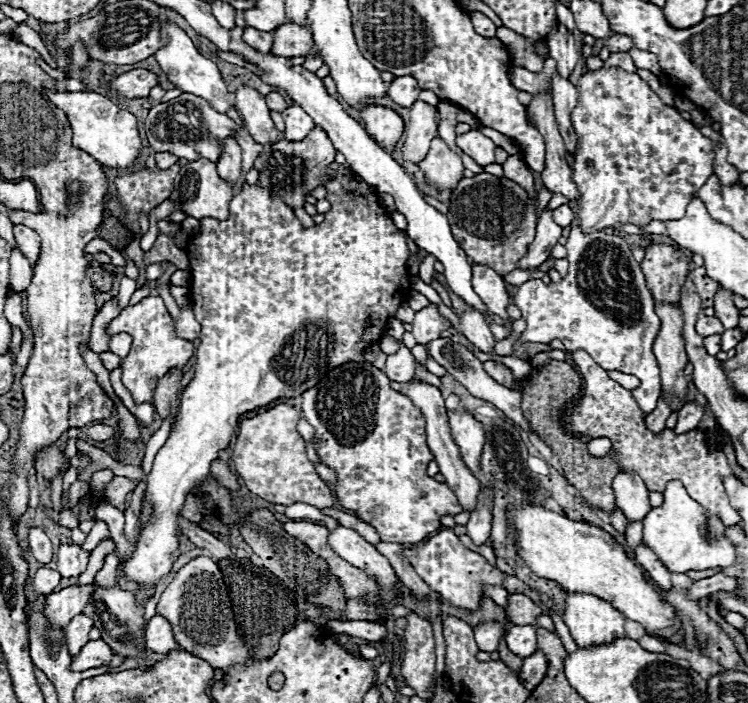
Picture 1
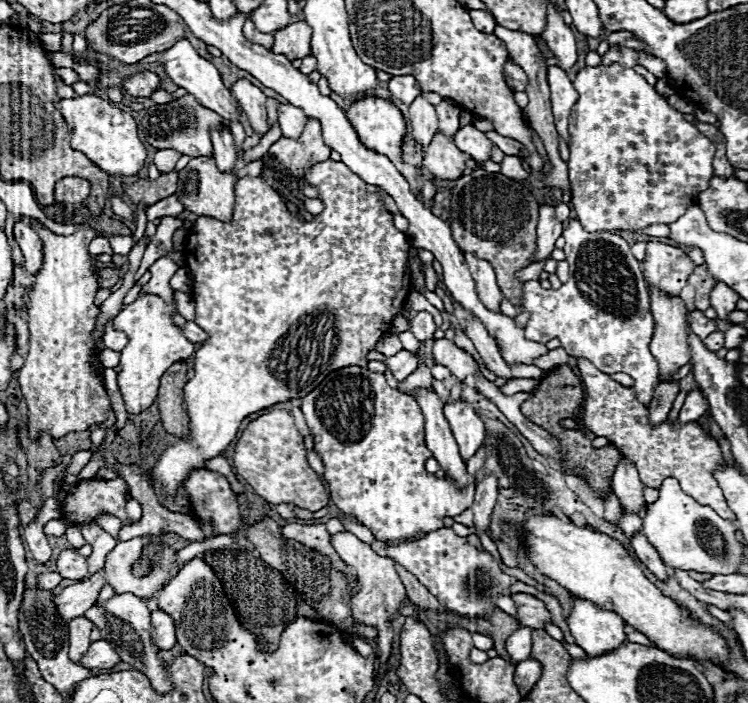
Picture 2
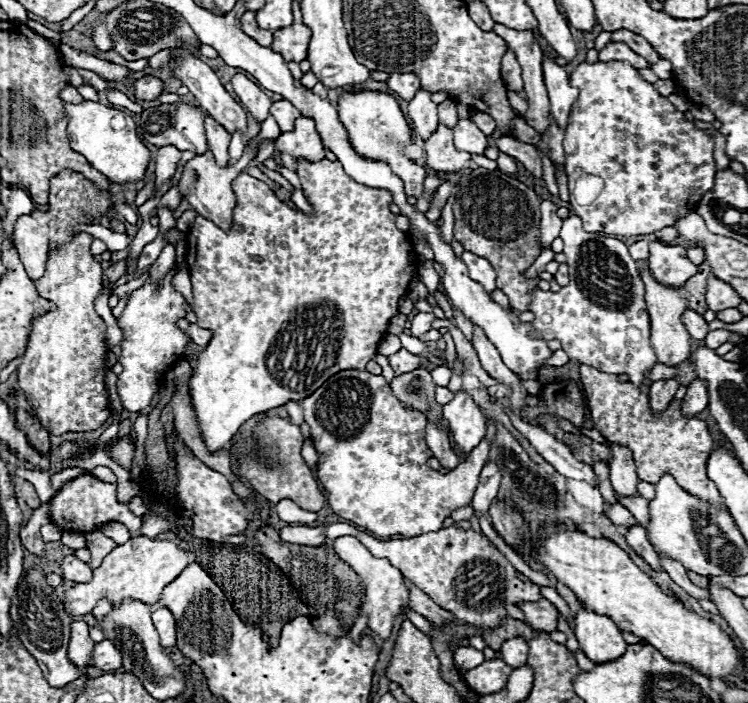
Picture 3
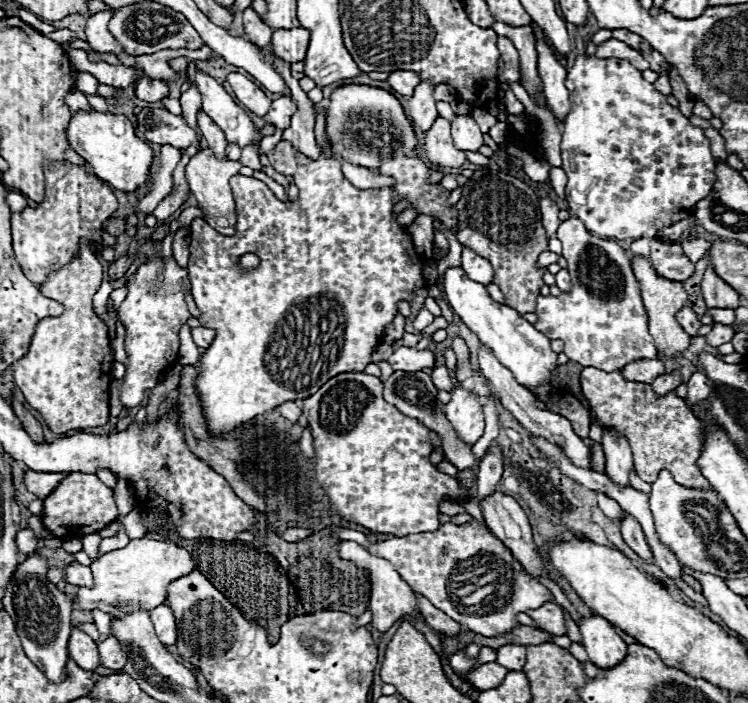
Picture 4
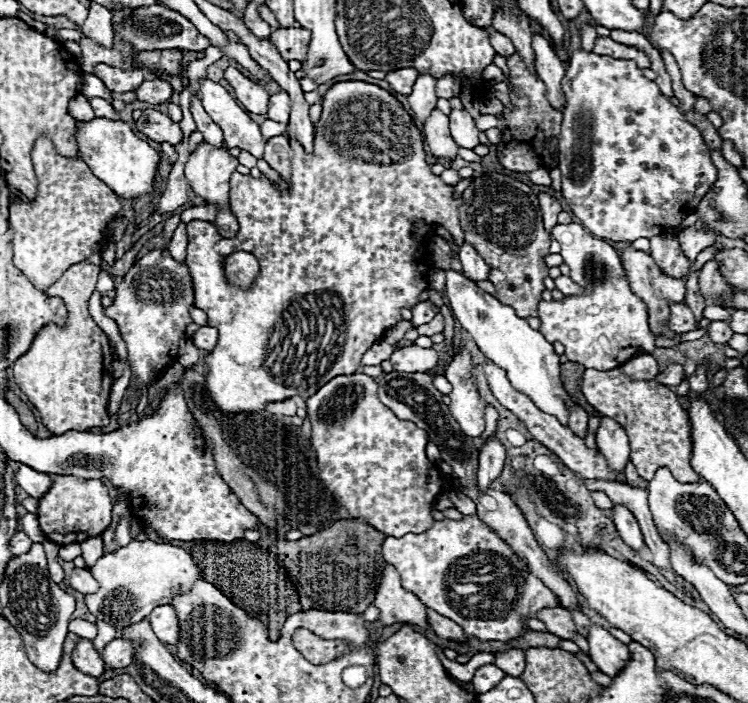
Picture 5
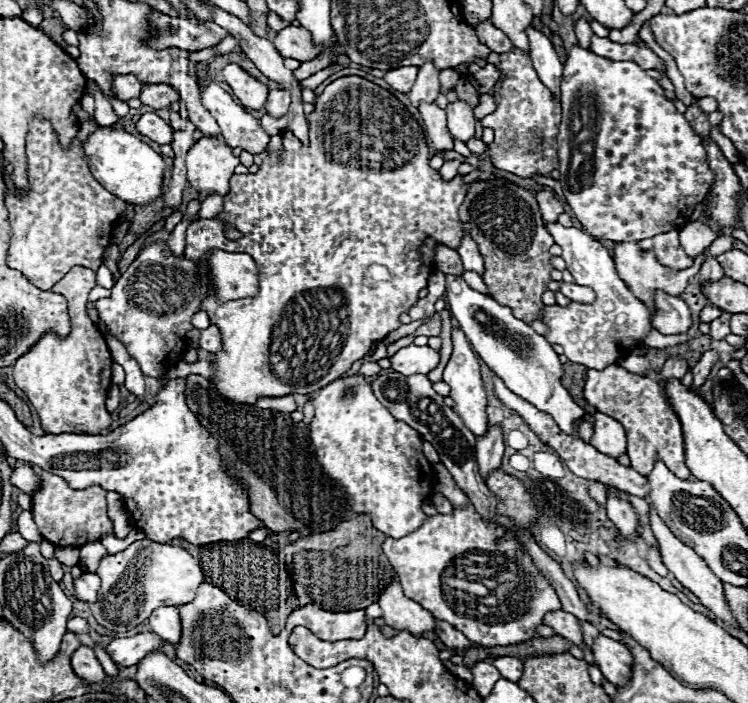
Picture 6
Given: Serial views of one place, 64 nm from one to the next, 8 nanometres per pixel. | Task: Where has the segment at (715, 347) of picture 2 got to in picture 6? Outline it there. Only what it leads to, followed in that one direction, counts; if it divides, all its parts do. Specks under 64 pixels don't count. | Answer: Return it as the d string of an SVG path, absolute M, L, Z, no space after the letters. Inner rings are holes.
M728 312L722 314L720 318L712 320L712 322L710 322L710 336L712 336L714 340L724 340L724 338L730 334L728 322L730 322L730 314L728 314Z

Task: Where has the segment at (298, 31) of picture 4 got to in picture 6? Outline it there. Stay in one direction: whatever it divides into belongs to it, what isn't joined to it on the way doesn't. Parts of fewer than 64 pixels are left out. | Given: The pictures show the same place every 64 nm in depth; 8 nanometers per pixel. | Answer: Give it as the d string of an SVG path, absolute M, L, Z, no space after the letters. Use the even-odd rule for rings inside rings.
M288 26L278 32L274 38L274 46L284 58L294 58L300 62L312 60L320 52L320 46L314 46L310 32L302 26Z

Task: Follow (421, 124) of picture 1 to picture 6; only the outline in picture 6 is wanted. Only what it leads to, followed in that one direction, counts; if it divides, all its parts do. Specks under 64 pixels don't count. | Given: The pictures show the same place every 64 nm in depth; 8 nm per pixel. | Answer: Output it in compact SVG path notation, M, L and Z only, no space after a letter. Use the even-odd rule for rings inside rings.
M424 64L418 72L418 78L408 94L410 102L418 108L420 102L434 102L436 96L440 94L440 84L438 84L438 70L434 68L434 64Z

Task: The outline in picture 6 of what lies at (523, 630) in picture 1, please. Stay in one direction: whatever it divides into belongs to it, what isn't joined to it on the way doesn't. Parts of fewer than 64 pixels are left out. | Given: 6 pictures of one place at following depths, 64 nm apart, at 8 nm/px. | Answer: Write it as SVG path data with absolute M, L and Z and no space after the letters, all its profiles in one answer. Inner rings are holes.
M500 656L500 658L494 658L492 664L500 670L502 678L506 678L506 680L518 682L520 676L522 676L522 664L524 664L524 660L516 658L516 656Z

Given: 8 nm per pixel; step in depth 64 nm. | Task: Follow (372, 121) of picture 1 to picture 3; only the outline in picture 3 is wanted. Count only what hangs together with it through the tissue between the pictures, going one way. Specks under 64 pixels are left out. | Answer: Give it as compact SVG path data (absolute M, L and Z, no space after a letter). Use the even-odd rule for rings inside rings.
M368 90L342 94L338 100L338 116L348 132L348 138L352 142L354 150L370 160L388 162L392 172L404 180L406 194L420 198L420 194L424 190L422 182L426 178L426 170L402 154L402 150L408 144L412 144L412 140L410 140L410 126L402 114L398 102L394 100L394 96L384 94L384 92L368 92Z

